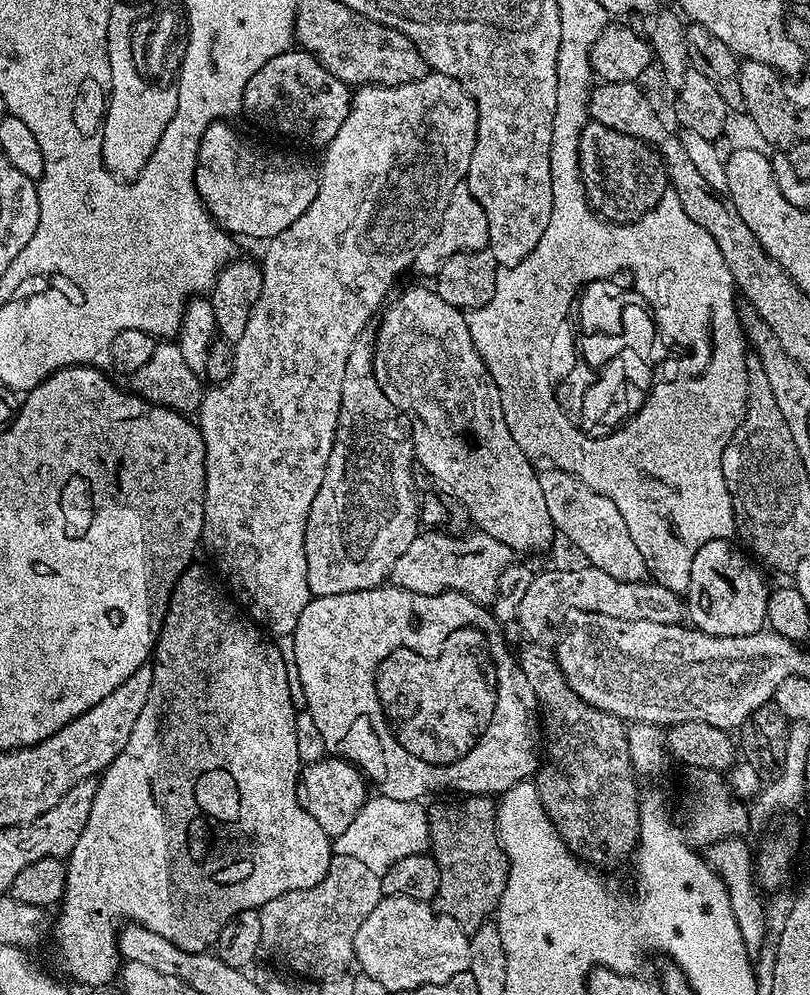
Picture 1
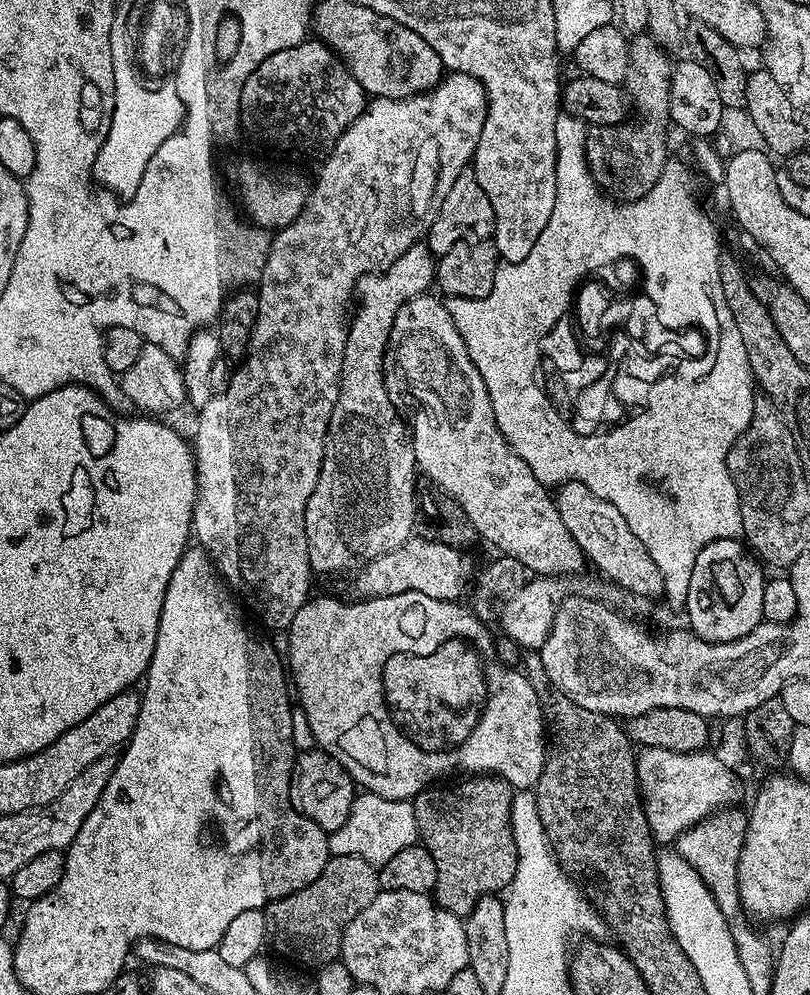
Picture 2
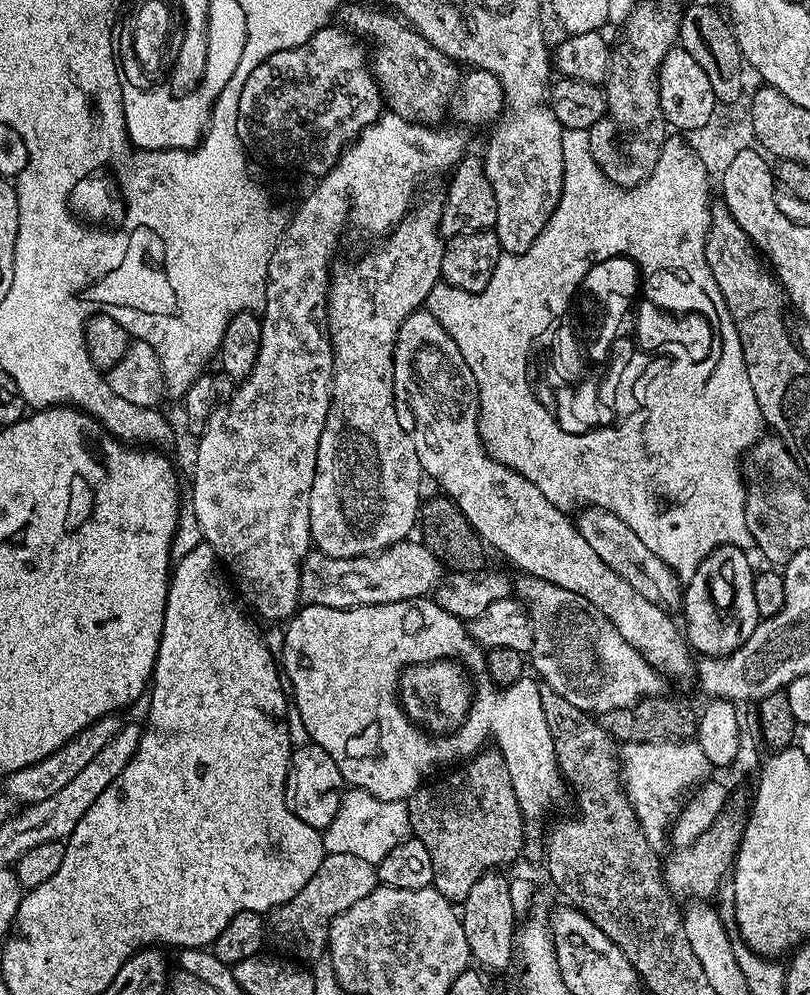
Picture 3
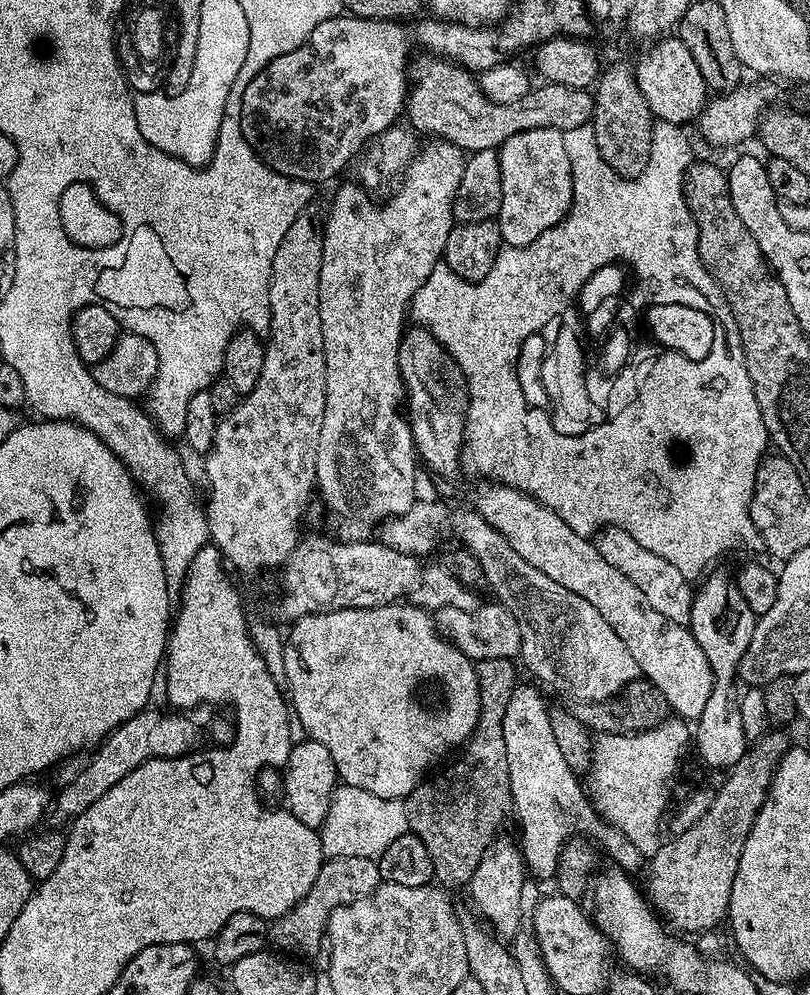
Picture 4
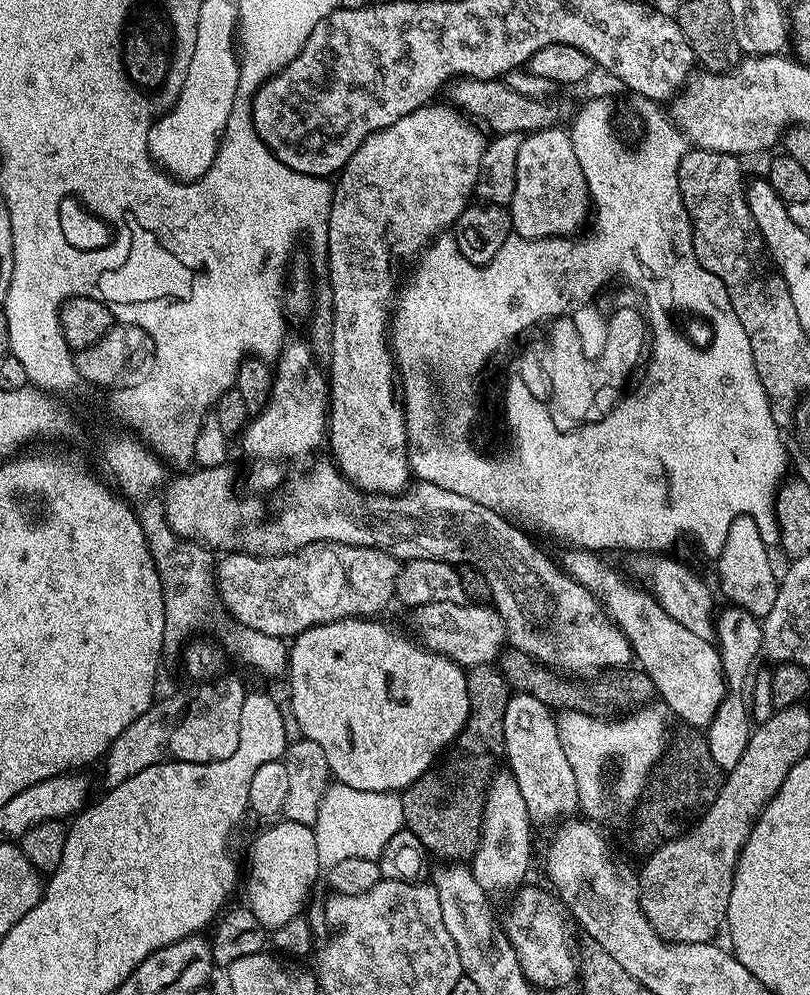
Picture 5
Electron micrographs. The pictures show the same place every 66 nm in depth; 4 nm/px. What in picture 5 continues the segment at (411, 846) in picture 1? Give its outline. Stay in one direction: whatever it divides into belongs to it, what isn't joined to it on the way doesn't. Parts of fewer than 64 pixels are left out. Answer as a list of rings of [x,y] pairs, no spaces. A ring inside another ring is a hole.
[[[339,782],[329,783],[314,825],[318,862],[330,869],[346,858],[376,860],[386,850],[386,842],[403,828],[402,802],[397,793],[354,790]]]

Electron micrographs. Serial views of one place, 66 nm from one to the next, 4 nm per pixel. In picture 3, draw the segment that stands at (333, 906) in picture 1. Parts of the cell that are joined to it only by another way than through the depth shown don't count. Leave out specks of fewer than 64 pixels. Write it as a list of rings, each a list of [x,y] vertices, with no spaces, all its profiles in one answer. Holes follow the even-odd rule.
[[[354,854],[325,855],[322,866],[318,866],[318,874],[314,874],[290,902],[267,913],[266,932],[271,943],[272,940],[276,943],[275,951],[296,962],[325,959],[328,928],[340,914],[350,910],[356,902],[362,902],[362,898],[377,887],[376,865],[366,862],[366,858],[354,858]]]

